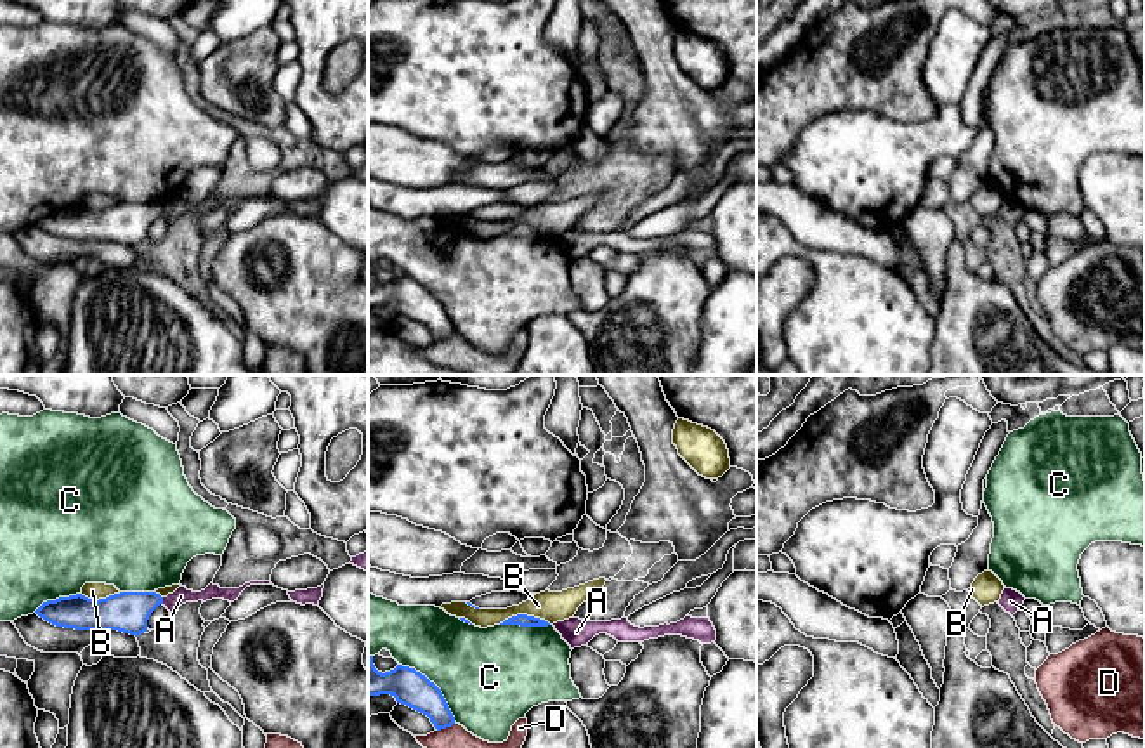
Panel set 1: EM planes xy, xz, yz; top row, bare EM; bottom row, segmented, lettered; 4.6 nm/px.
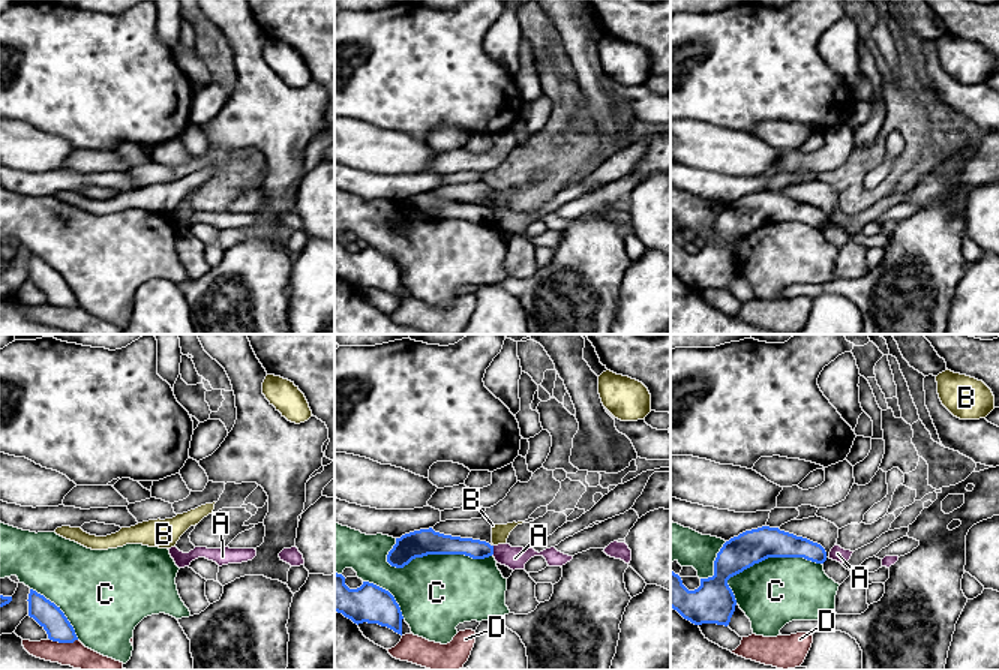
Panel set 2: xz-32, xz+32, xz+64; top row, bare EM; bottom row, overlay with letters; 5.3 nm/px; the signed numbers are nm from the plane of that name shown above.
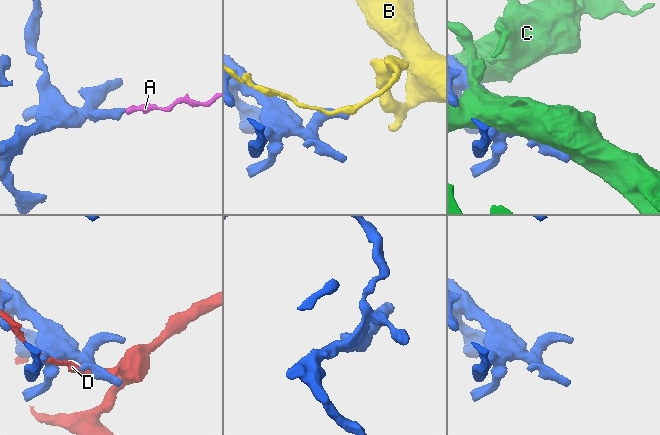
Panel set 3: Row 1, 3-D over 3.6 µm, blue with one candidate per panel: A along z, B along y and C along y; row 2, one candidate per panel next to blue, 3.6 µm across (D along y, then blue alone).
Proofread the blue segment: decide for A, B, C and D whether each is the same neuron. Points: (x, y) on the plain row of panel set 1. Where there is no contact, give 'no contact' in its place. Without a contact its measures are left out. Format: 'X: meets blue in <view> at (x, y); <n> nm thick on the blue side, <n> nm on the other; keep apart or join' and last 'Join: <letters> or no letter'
A: meets blue in xy at (162, 212); 190 nm thick on the blue side, 80 nm on the other; keep apart
B: meets blue in xz at (524, 226); 60 nm thick on the blue side, 140 nm on the other; keep apart
C: meets blue in xz at (436, 297); 170 nm thick on the blue side, 460 nm on the other; keep apart
D: meets blue in xz at (446, 337); 170 nm thick on the blue side, 180 nm on the other; keep apart
Join: no letter

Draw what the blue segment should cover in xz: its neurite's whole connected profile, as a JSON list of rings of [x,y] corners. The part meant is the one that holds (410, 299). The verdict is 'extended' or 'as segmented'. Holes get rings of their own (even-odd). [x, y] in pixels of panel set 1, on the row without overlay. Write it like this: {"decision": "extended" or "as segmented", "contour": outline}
{"decision": "as segmented", "contour": [[[368,267],[368,307],[380,305],[390,305],[397,314],[427,326],[437,342],[455,335],[441,300],[425,286],[402,276],[382,285],[375,279],[373,267]]]}

